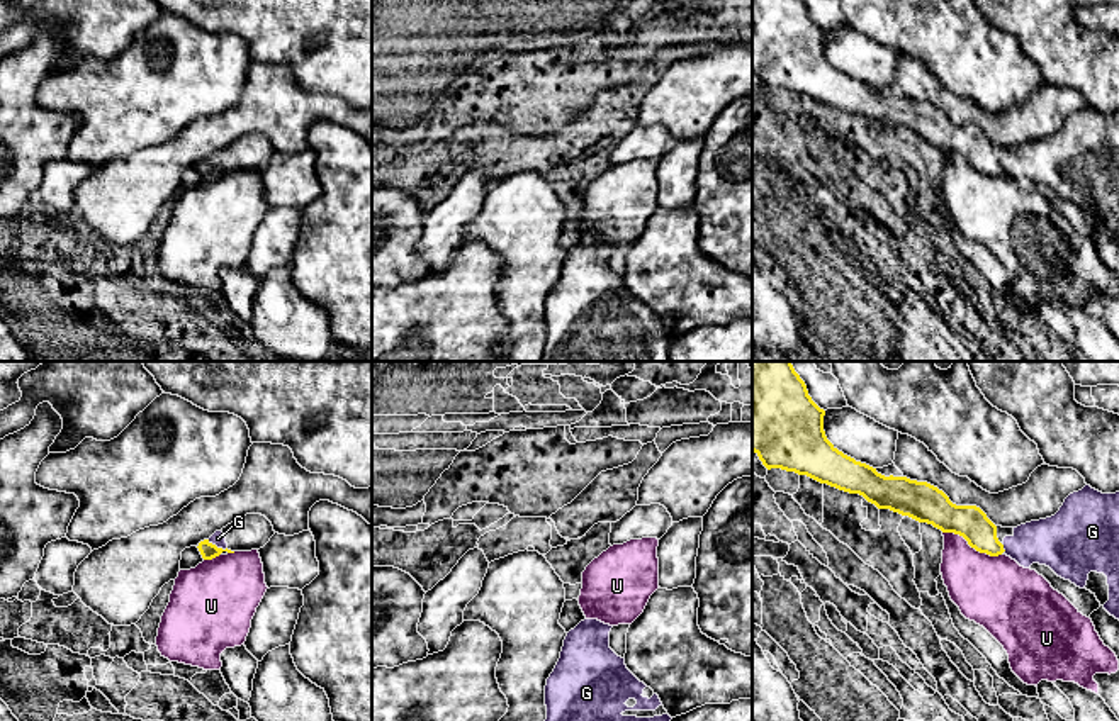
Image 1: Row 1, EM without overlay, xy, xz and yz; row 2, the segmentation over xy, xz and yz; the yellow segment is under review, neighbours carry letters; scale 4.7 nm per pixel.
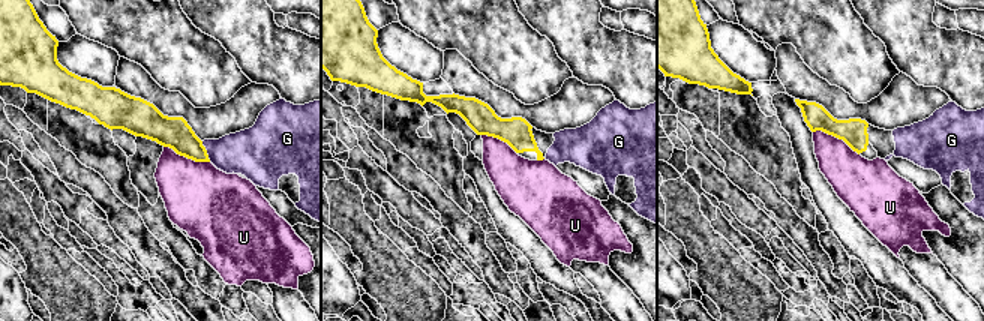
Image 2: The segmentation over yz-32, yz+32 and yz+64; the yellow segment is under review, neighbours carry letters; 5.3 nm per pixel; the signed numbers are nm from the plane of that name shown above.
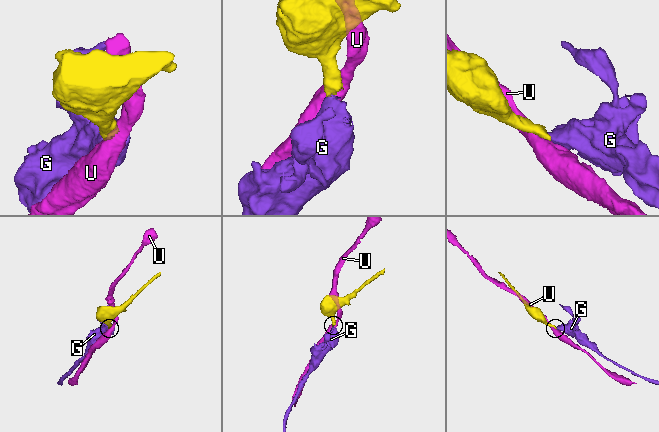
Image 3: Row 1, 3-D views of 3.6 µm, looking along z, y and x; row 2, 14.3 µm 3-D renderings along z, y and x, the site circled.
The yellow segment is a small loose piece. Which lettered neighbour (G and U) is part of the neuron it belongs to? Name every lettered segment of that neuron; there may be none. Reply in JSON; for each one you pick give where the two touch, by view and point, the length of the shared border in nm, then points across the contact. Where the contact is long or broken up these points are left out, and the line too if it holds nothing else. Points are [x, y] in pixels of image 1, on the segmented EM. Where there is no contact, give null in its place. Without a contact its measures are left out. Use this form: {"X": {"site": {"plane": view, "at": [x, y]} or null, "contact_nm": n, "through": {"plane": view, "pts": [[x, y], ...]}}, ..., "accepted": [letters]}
{"G": {"site": {"plane": "xy", "at": [216, 547]}, "contact_nm": 100, "through": {"plane": "xy", "pts": [[208, 550], [216, 547], [218, 538]]}}, "accepted": ["G"]}

